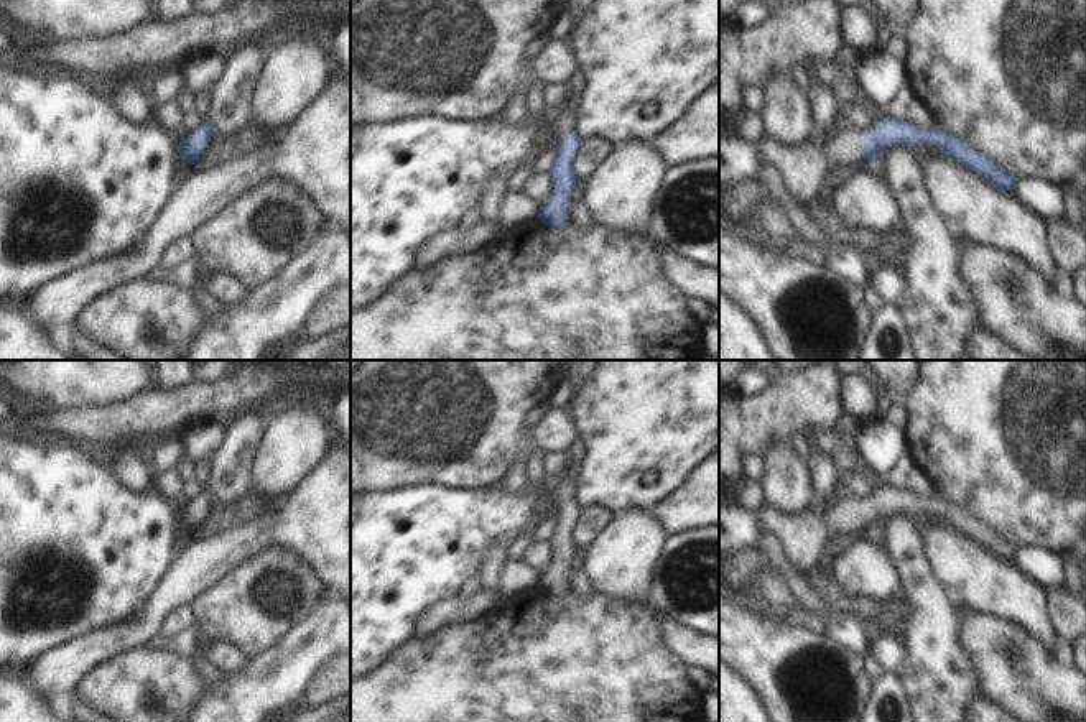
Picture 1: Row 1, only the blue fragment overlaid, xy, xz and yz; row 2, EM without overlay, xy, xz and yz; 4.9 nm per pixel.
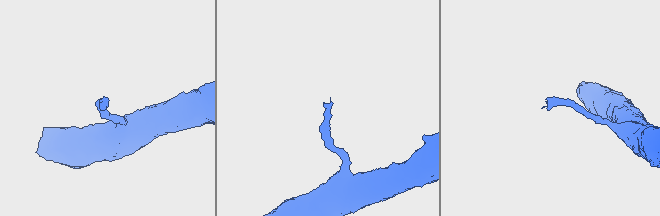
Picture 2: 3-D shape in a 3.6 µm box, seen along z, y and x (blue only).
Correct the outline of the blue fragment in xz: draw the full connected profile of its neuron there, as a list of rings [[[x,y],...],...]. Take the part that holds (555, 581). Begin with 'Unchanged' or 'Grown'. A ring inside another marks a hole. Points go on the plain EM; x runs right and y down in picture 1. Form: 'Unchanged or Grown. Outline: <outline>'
Grown. Outline: [[[573,441],[568,449],[569,465],[551,485],[550,505],[558,511],[558,523],[548,539],[551,559],[538,577],[536,585],[553,597],[561,597],[569,589],[571,561],[578,549],[573,541],[573,531],[581,507],[574,498],[573,485],[579,472],[582,454],[581,441]]]

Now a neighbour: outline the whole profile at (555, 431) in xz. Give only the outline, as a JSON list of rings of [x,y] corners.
[[[551,408],[533,428],[533,442],[541,454],[568,452],[573,441],[579,439],[571,414],[564,408]]]

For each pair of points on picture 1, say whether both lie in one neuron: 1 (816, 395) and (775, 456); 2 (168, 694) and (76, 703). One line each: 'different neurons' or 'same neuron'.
1: different neurons
2: different neurons

